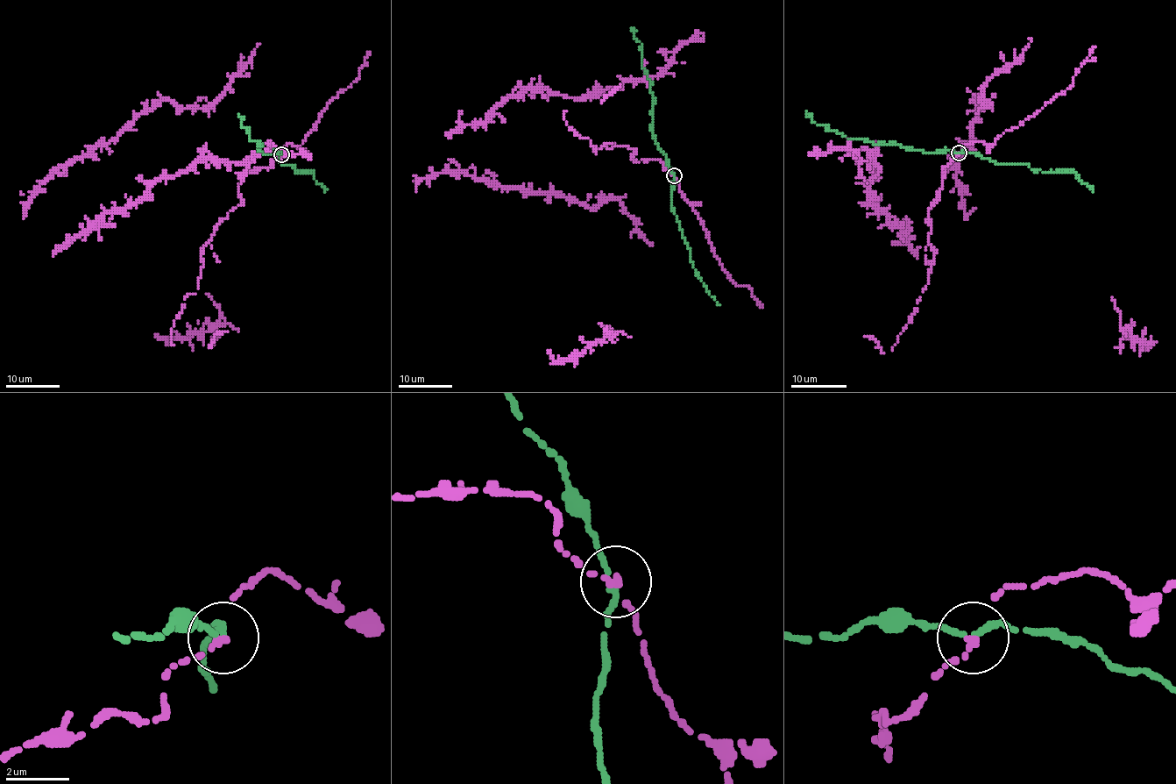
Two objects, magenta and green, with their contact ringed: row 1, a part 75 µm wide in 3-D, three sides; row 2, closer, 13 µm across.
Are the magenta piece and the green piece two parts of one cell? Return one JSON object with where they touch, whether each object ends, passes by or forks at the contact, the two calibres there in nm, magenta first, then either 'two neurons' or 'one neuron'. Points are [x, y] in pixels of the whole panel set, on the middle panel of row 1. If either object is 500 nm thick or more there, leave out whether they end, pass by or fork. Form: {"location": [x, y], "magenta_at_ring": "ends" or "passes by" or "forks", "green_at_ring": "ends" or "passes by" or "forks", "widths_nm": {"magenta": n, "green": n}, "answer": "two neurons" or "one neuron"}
{"location": [674, 175], "magenta_at_ring": "passes by", "green_at_ring": "passes by", "widths_nm": {"magenta": 170, "green": 180}, "answer": "two neurons"}

